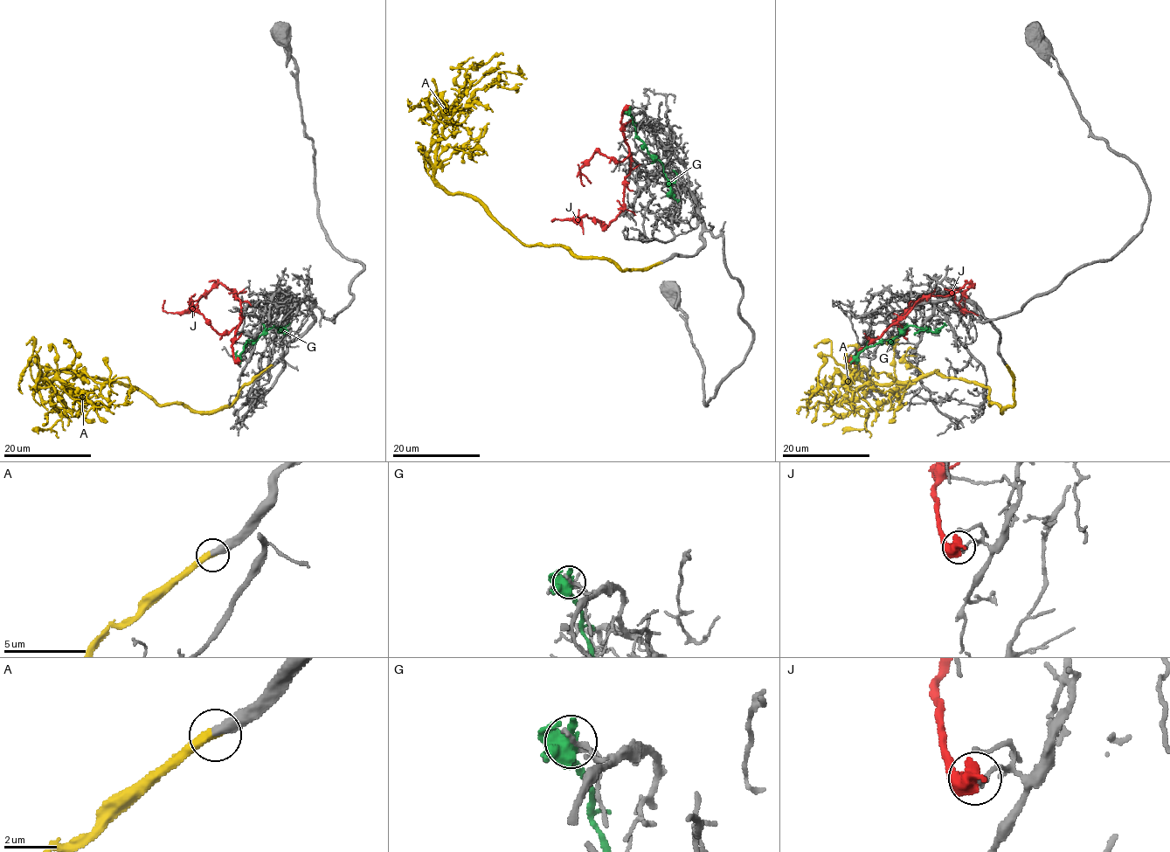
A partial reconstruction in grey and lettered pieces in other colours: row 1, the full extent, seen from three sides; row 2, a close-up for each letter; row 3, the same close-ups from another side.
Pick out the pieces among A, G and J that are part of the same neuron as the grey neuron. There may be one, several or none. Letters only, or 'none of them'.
A

